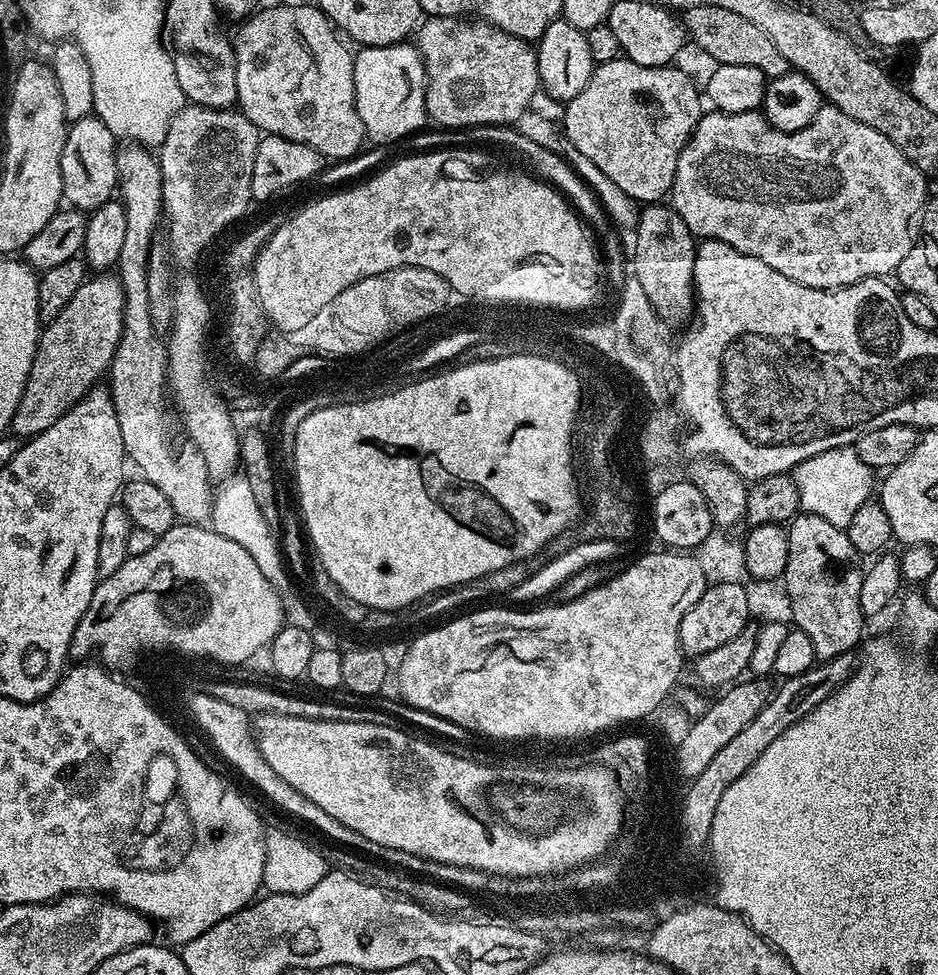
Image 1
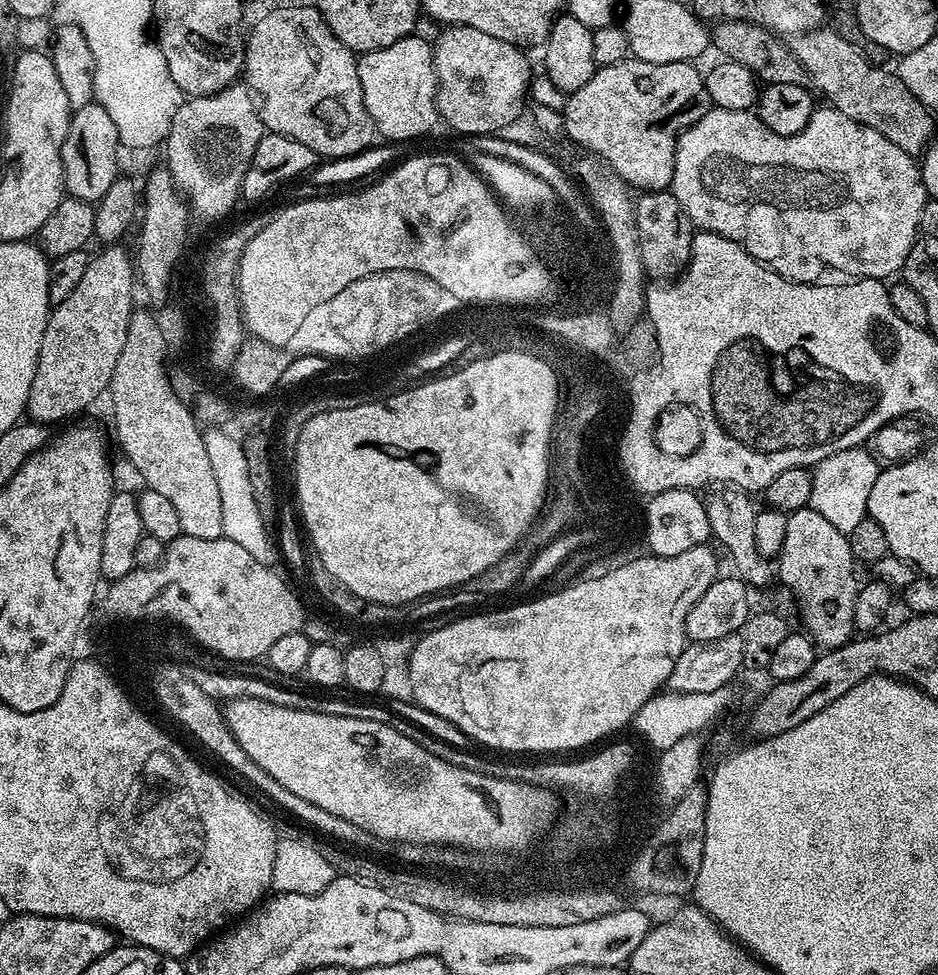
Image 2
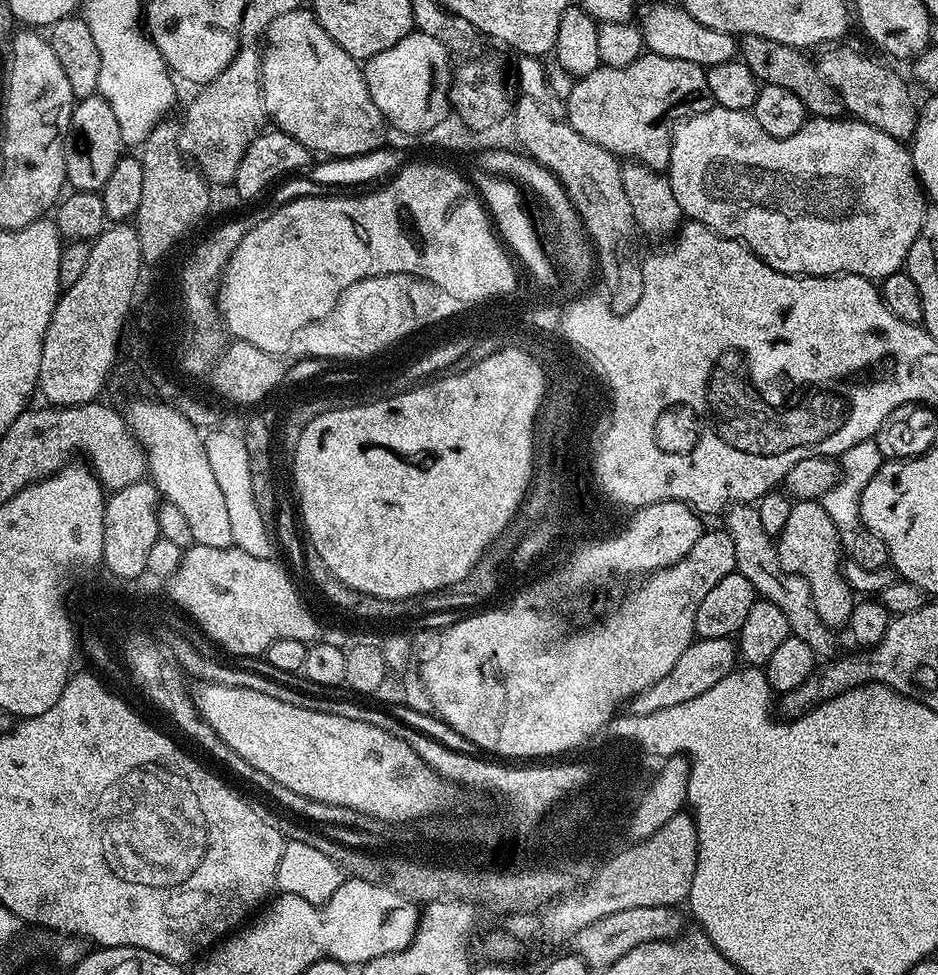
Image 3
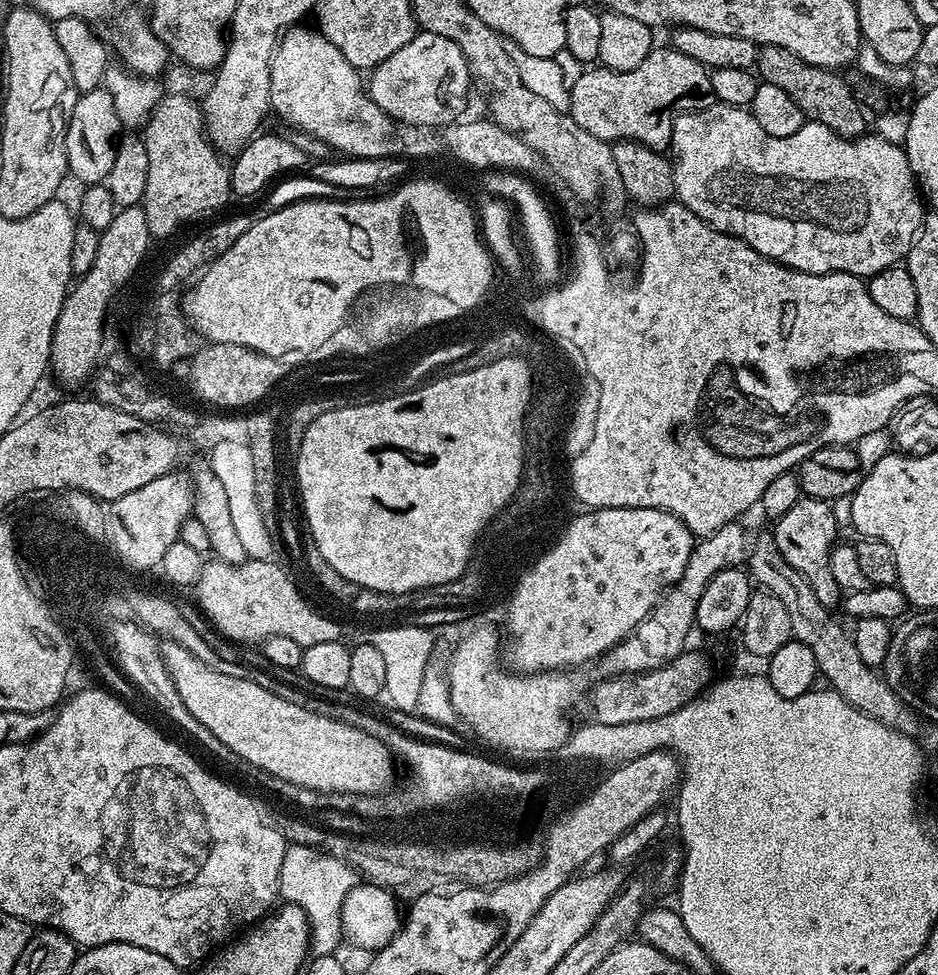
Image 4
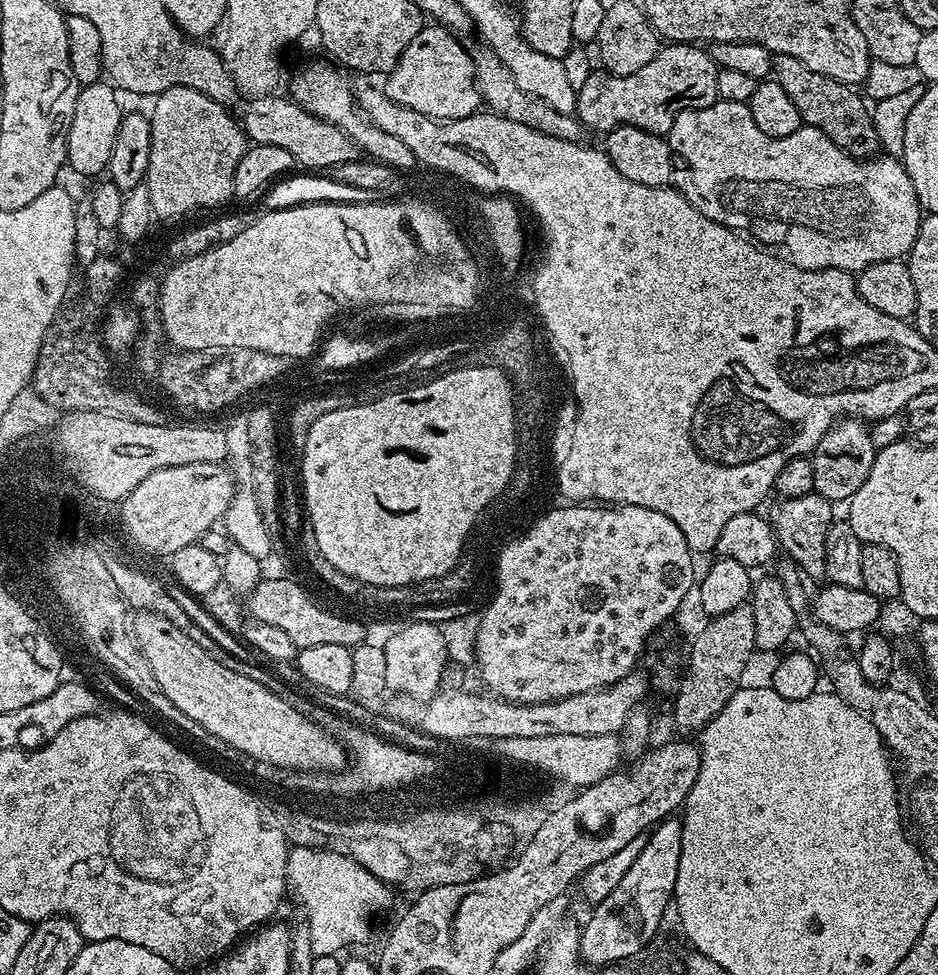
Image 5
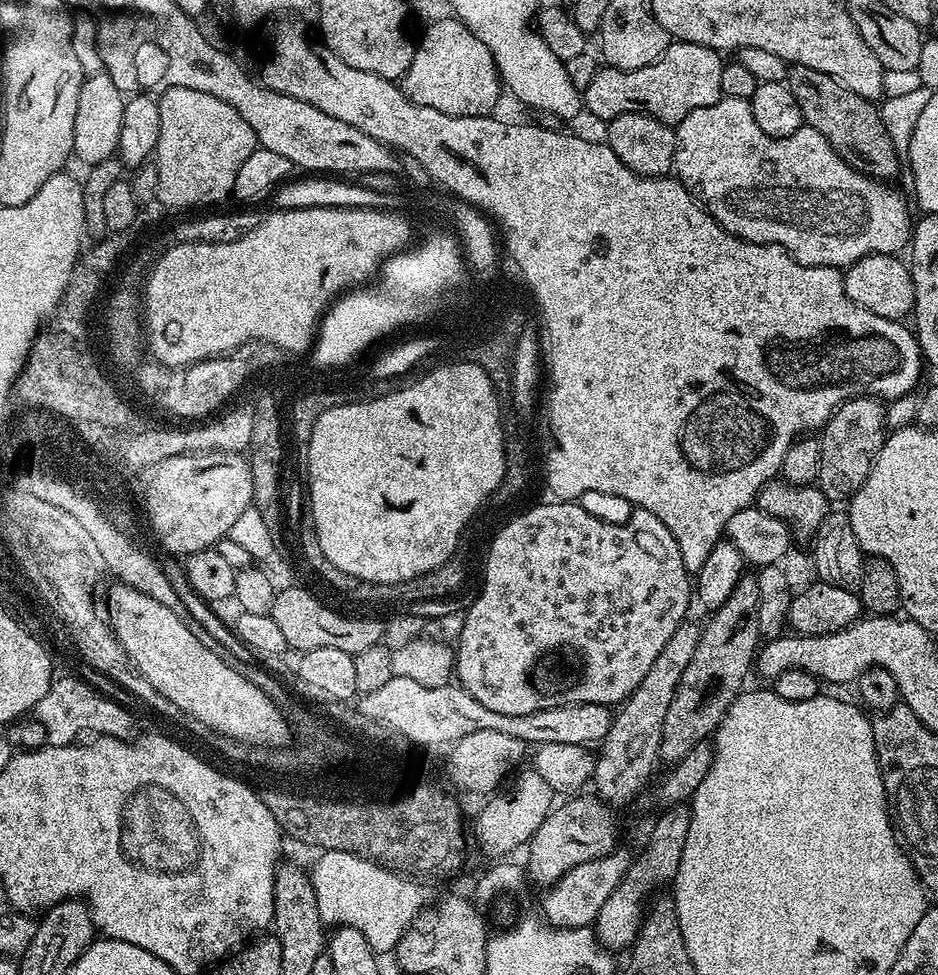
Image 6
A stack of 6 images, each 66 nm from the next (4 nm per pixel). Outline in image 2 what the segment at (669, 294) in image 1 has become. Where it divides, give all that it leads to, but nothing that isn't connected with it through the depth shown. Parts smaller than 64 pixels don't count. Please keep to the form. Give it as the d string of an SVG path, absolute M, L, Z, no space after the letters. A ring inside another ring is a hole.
M665 190L663 192L646 192L635 197L634 203L636 205L636 221L638 222L638 246L640 247L640 253L642 254L642 266L645 273L649 277L653 276L653 281L664 282L669 278L679 277L680 273L684 271L688 266L688 260L692 257L692 238L694 235L694 225L691 218L682 210L682 206L678 202L678 198L674 198L674 194L671 190Z

